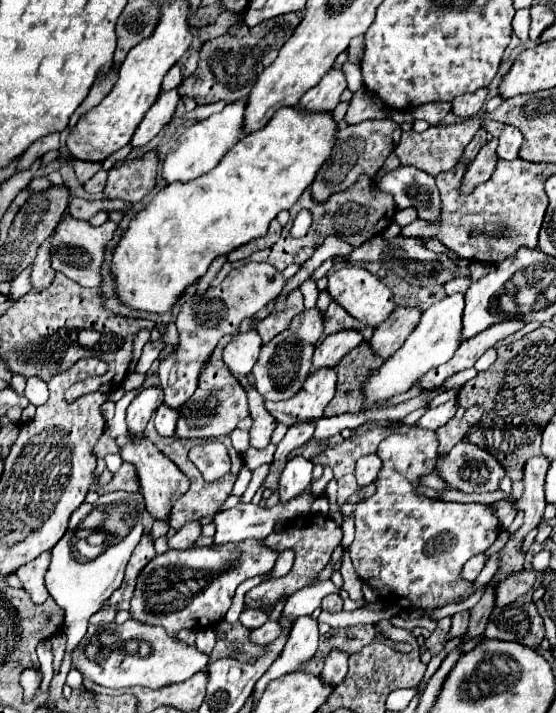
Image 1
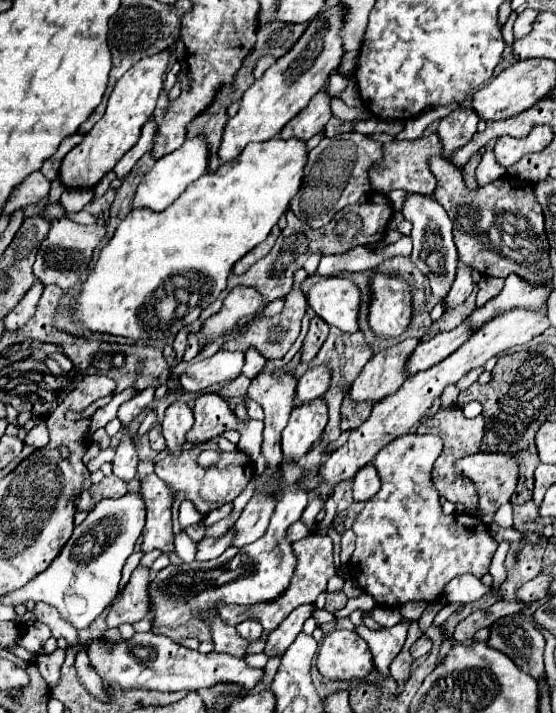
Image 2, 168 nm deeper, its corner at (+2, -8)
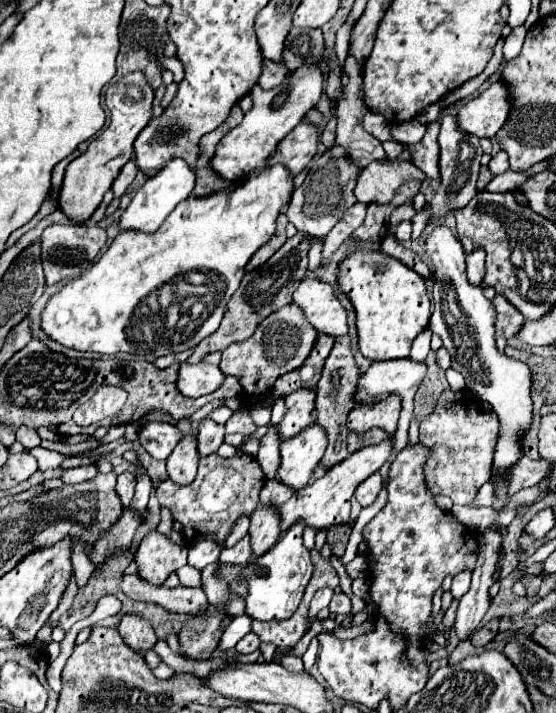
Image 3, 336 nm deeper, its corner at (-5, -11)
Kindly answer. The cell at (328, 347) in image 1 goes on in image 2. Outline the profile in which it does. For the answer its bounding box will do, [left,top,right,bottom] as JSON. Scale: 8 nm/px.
[296,366,330,406]

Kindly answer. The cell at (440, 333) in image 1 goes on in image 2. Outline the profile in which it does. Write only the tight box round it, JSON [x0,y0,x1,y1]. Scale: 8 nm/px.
[446,264,474,310]

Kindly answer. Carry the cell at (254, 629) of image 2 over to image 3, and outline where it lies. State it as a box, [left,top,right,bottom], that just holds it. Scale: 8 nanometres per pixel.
[237,633,261,653]

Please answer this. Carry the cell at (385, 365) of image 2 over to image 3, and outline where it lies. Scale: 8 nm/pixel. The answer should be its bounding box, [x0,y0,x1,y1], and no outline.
[347,395,401,433]

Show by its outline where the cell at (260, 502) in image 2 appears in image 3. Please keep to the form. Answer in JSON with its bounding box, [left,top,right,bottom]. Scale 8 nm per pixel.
[221,533,251,563]

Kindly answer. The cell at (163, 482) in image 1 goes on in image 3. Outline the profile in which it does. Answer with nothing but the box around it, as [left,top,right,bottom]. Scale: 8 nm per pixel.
[135,529,187,585]

